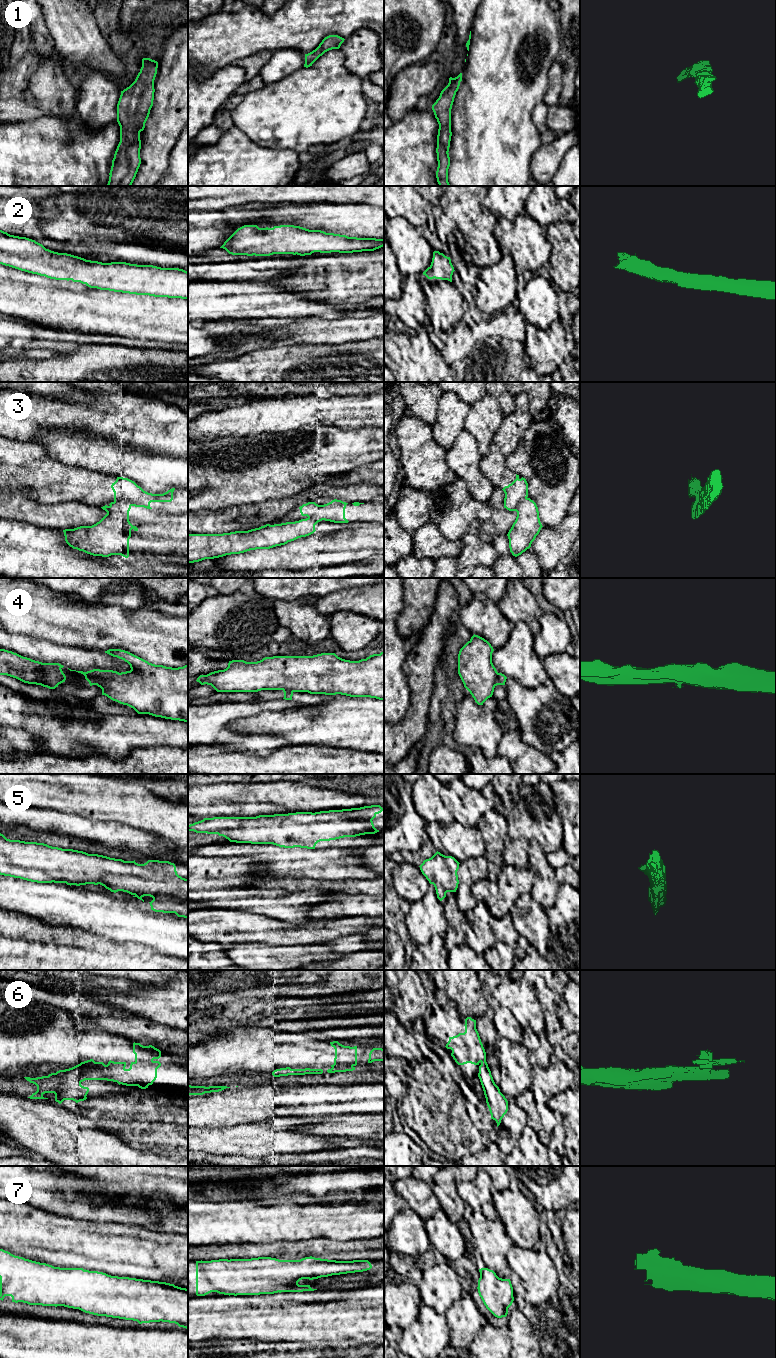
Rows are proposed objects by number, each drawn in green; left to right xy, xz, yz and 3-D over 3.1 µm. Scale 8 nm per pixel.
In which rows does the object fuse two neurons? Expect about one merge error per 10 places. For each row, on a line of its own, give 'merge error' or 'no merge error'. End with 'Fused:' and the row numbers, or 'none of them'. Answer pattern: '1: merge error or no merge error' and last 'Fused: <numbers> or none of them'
1: no merge error
2: no merge error
3: merge error
4: merge error
5: no merge error
6: merge error
7: no merge error
Fused: 3, 4, 6

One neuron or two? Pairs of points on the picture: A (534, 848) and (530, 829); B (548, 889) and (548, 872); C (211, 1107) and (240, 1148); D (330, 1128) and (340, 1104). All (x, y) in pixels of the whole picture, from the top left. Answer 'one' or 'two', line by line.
A: two
B: one
C: two
D: two

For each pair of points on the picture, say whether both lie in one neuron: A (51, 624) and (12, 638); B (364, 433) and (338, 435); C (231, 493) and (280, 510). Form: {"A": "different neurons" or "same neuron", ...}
{"A": "different neurons", "B": "same neuron", "C": "different neurons"}

